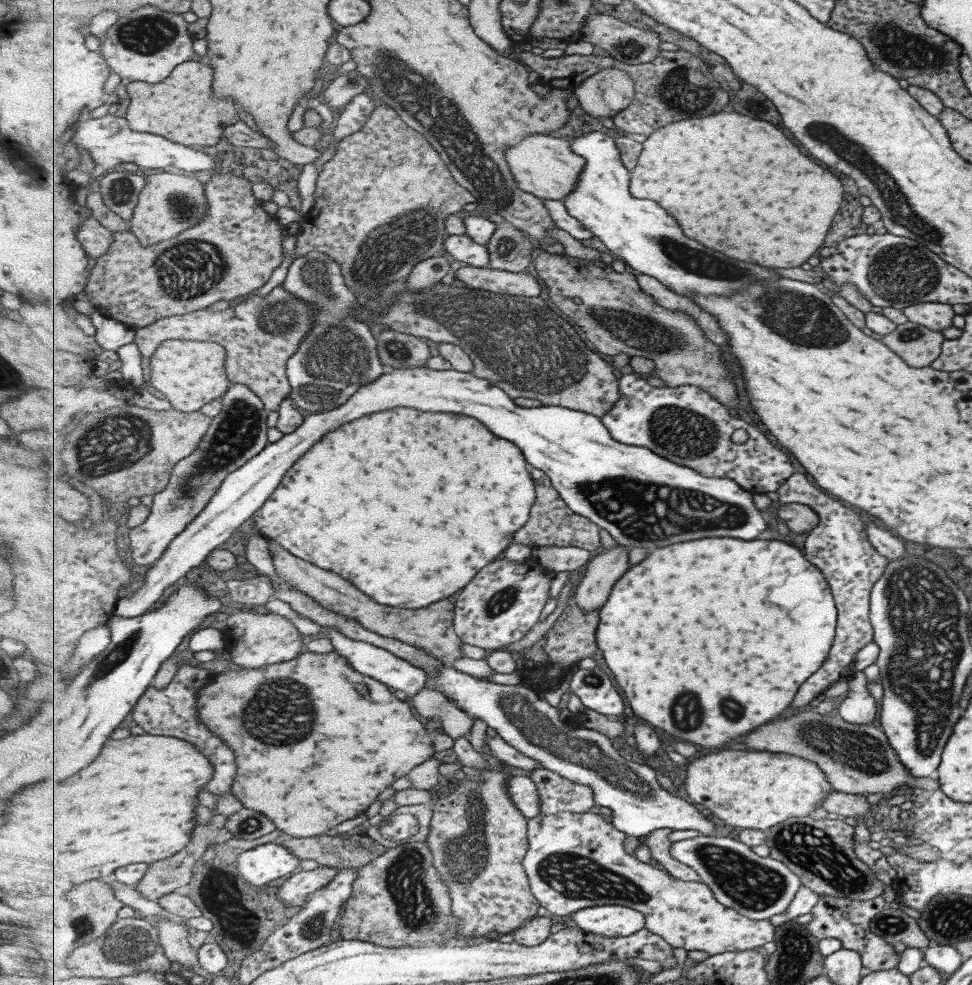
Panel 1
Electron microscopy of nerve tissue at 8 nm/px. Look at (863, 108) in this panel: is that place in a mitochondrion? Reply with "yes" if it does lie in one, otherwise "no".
no

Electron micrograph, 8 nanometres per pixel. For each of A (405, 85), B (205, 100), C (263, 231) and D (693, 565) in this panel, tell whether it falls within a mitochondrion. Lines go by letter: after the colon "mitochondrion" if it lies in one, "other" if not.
A: mitochondrion
B: other
C: other
D: other

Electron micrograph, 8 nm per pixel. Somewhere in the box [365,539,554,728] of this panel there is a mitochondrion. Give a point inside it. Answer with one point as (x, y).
(505, 599)

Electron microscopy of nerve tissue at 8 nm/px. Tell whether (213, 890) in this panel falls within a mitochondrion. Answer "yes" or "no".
no

